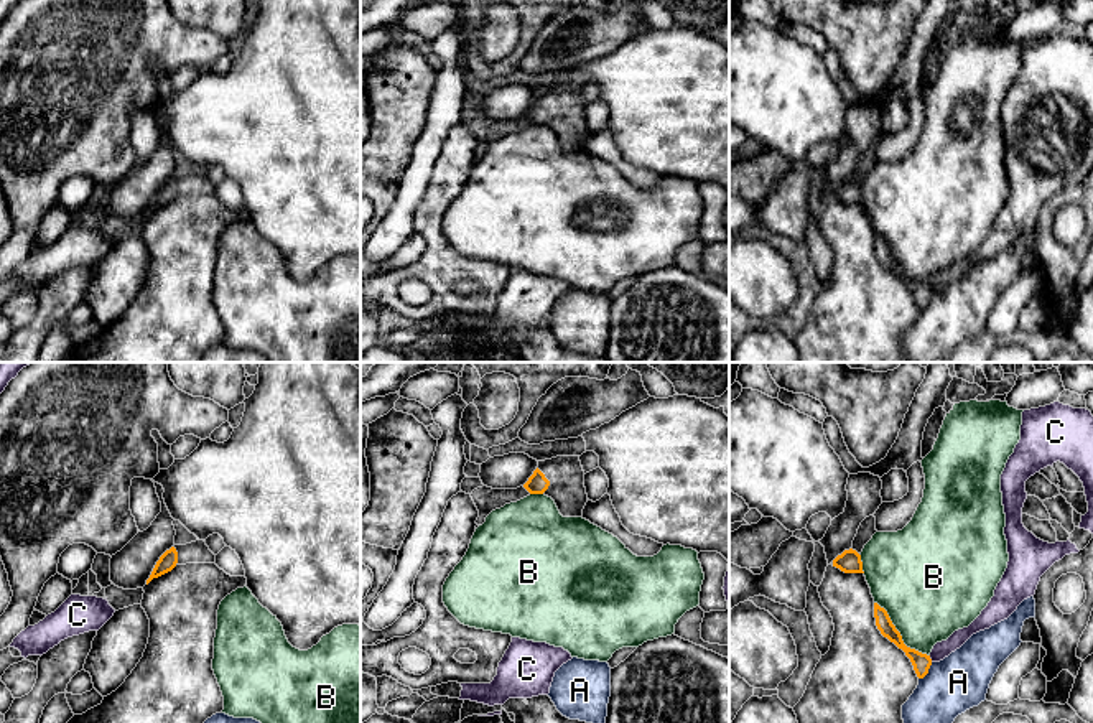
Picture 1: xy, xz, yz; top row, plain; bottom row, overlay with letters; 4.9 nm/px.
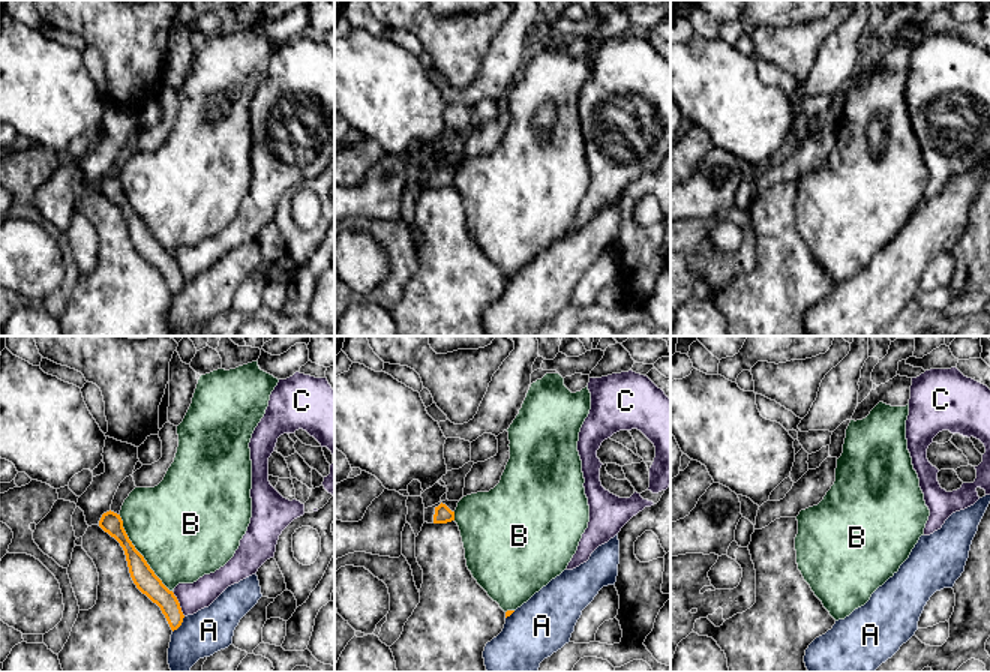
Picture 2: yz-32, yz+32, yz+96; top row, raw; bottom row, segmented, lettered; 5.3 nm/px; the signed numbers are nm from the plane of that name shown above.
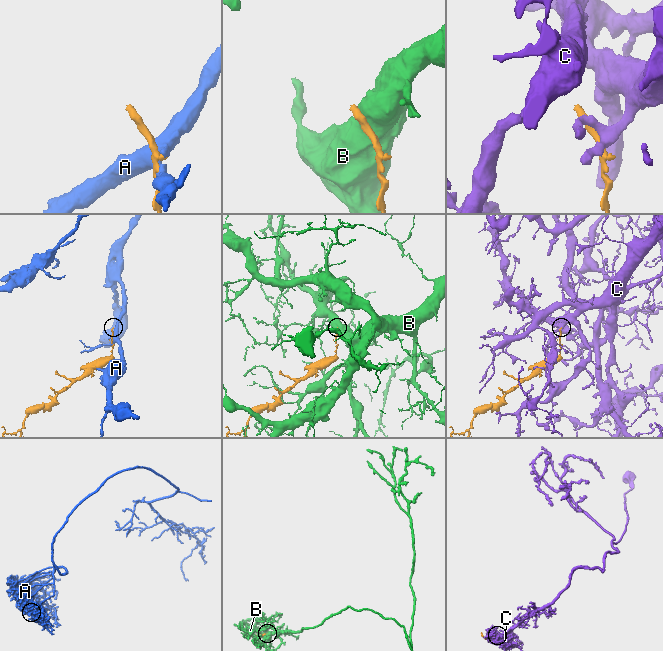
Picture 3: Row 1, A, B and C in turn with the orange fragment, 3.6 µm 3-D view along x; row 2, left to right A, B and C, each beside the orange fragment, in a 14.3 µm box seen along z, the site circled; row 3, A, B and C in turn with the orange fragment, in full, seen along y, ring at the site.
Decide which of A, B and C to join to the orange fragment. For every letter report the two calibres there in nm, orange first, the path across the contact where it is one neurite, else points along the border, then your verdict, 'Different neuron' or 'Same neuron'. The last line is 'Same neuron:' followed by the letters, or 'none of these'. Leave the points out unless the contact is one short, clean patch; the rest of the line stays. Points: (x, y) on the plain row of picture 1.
A: Thickness 90 nm (orange) against 280 nm. Different neuron
B: Thickness 90 nm (orange) against 440 nm. Different neuron
C: Thickness 90 nm (orange) against 80 nm. Different neuron
Same neuron: none of these

